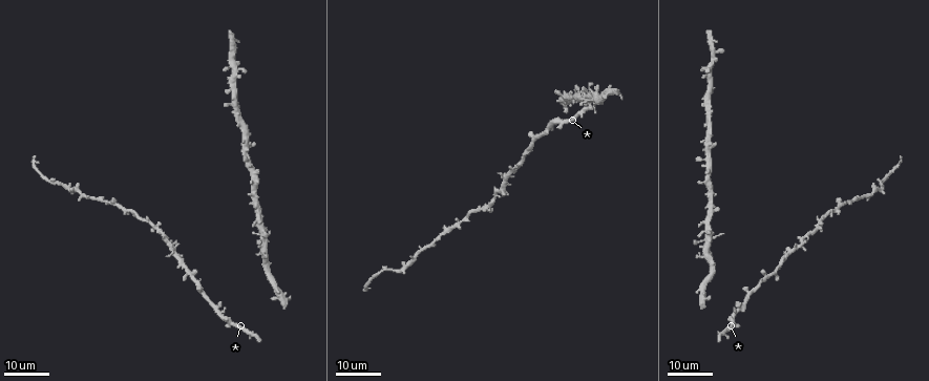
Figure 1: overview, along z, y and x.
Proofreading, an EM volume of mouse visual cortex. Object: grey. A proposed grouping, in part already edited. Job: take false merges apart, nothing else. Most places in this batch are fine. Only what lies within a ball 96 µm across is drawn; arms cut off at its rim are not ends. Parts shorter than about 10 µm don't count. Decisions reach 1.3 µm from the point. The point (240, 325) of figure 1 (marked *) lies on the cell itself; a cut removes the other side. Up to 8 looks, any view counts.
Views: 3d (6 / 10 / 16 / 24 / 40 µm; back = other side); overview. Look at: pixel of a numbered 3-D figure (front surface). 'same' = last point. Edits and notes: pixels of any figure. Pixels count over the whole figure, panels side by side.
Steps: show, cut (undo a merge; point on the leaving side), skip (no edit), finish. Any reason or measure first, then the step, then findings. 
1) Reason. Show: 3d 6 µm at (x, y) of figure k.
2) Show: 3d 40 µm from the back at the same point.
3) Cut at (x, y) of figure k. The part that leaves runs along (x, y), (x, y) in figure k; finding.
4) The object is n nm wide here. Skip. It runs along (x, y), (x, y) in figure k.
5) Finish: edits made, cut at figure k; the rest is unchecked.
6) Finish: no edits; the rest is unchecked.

Thick turns thin. Show: 3d 24 µm at (185, 266) of figure 1.

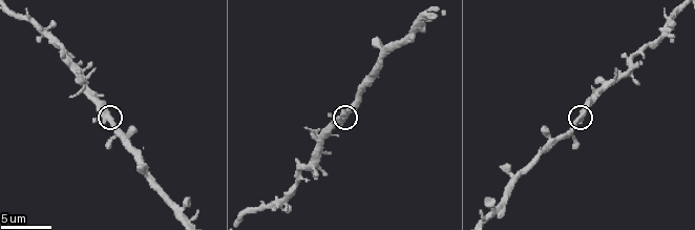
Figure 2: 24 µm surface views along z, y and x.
Show: 3d 10 µm at (578, 118) of figure 2.

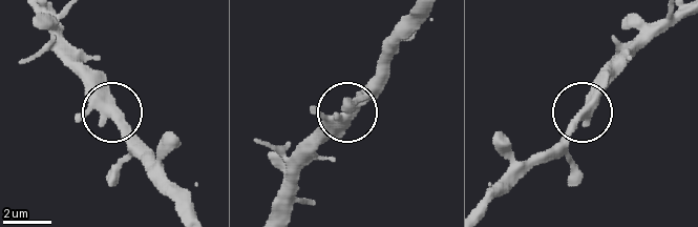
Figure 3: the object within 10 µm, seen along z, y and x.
Show: 3d 10 µm from the back at (581, 111) of figure 3.

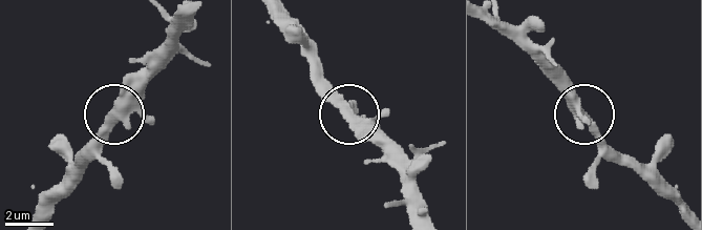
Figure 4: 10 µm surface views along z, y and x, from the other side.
The object is 420 nm wide here. Skip. It runs along (37, 213), (67, 184), (109, 118), (149, 77) in figure 4; continuous, no second cell.

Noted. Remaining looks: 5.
Thick turns thin. Show: 3d 24 µm at (710, 214) of figure 1.

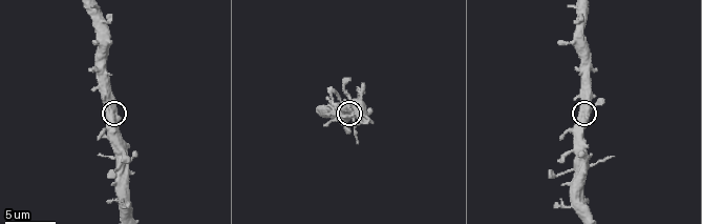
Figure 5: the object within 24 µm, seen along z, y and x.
Show: 3d 6 µm at (581, 117) of figure 5.

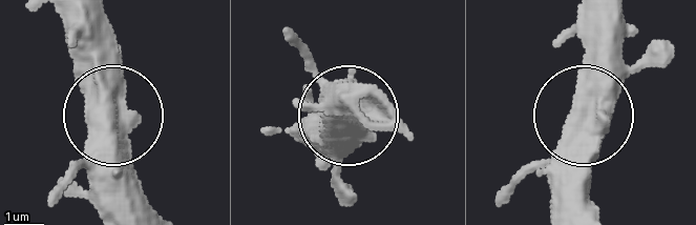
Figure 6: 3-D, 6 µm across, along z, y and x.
Show: 3d 6 µm from the back at (110, 122) of figure 6.

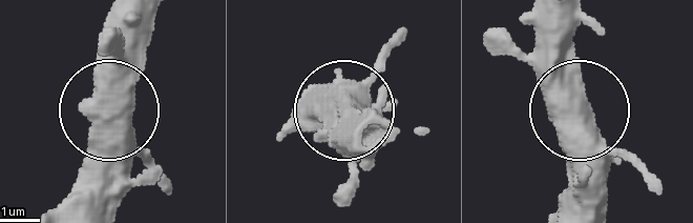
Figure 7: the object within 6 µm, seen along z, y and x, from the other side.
Skip. It runs along (571, 207), (582, 97), (571, 16) in figure 7; continuous, no second cell.

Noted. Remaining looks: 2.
Thick turns thin. Show: 3d 16 µm at (826, 213) of figure 1.

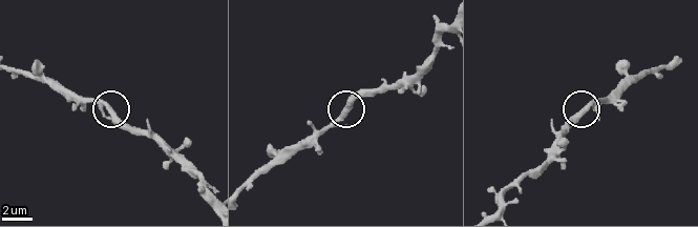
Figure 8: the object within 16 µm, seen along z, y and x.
Show: 3d 6 µm at (585, 112) of figure 8.

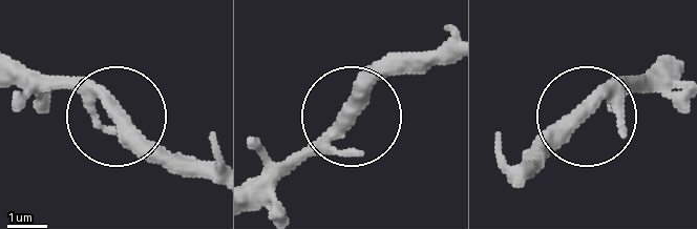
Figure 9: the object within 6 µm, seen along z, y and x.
The object is 360 nm wide here. Skip. It runs along (211, 181), (171, 170), (111, 113), (44, 77) in figure 9; one cell here.

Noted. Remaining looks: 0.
Finish: no edits; the rest is unchecked.

